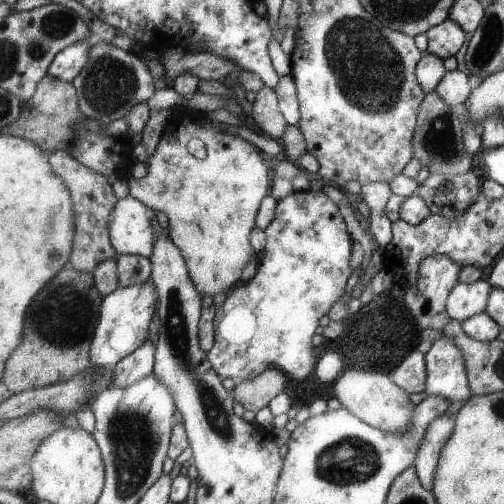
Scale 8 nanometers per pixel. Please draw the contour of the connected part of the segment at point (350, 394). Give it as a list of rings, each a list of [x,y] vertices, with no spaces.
[[[347,369],[333,384],[332,390],[341,405],[365,423],[390,434],[402,434],[404,430],[408,430],[408,422],[412,422],[414,404],[410,402],[409,394],[396,386],[389,374]]]

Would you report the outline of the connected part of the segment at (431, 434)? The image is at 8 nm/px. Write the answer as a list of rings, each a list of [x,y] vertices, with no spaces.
[[[440,414],[428,425],[427,433],[423,436],[423,442],[420,442],[419,452],[415,456],[413,467],[416,470],[418,480],[428,492],[434,488],[440,452],[442,452],[446,441],[455,432],[455,426],[455,415]]]

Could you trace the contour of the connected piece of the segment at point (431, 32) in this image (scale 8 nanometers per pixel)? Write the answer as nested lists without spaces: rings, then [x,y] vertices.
[[[451,17],[428,29],[425,33],[429,40],[427,52],[436,54],[443,61],[450,56],[455,56],[456,52],[462,48],[462,44],[466,42],[463,27],[454,22]]]

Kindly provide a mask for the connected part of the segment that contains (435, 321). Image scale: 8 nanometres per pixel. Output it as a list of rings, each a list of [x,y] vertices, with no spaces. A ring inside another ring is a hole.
[[[435,256],[424,259],[419,281],[412,288],[405,289],[404,302],[416,318],[420,330],[435,329],[441,333],[447,328],[450,316],[447,314],[447,298],[459,282],[462,267],[448,256]]]

